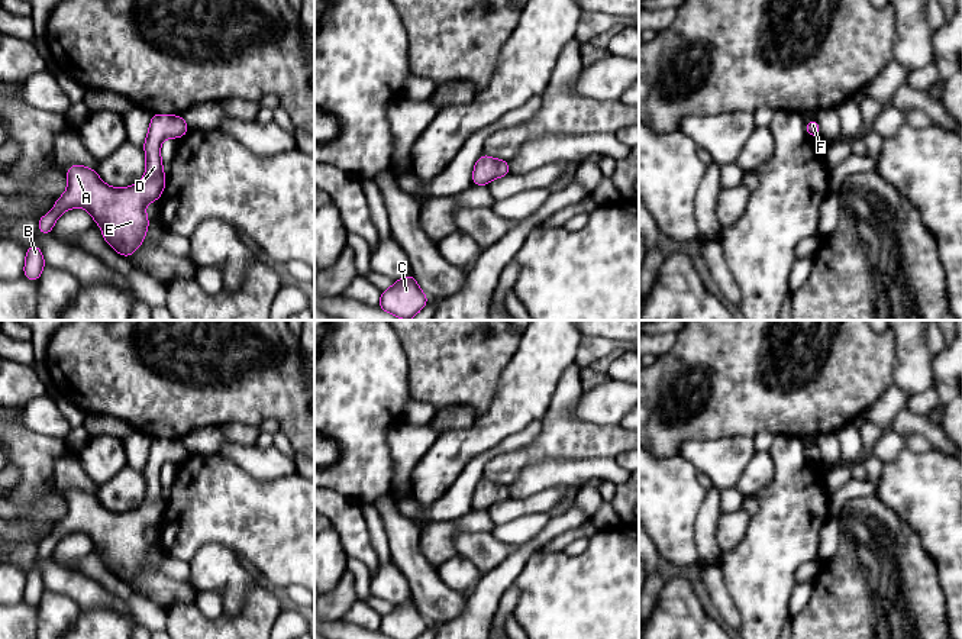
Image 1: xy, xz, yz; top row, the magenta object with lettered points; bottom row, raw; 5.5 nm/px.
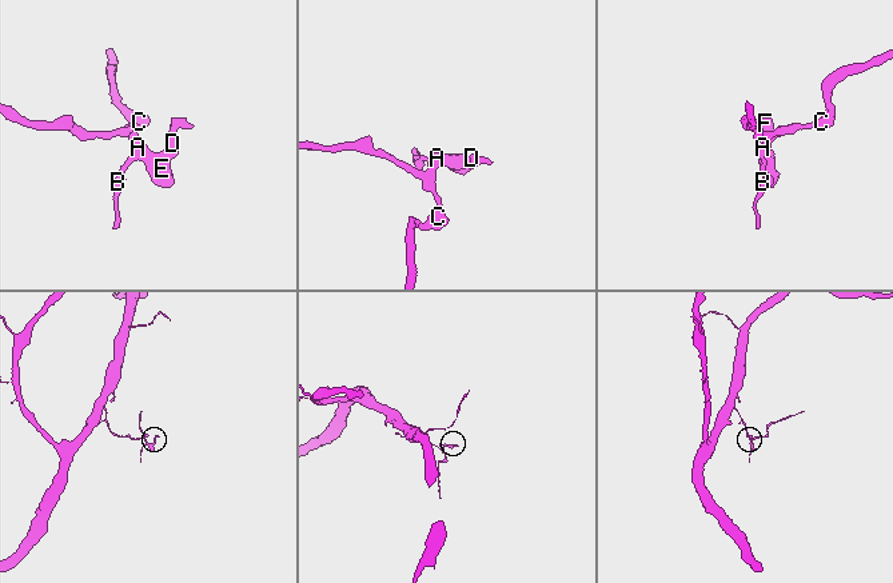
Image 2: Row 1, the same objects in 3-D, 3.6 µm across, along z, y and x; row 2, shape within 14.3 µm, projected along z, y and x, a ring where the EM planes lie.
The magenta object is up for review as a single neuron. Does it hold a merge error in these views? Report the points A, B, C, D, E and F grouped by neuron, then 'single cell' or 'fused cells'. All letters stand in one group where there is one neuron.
A B C D E F | single cell

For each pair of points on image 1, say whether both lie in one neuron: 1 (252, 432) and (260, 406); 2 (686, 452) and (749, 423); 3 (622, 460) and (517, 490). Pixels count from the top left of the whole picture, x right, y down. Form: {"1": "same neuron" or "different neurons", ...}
{"1": "different neurons", "2": "different neurons", "3": "different neurons"}

